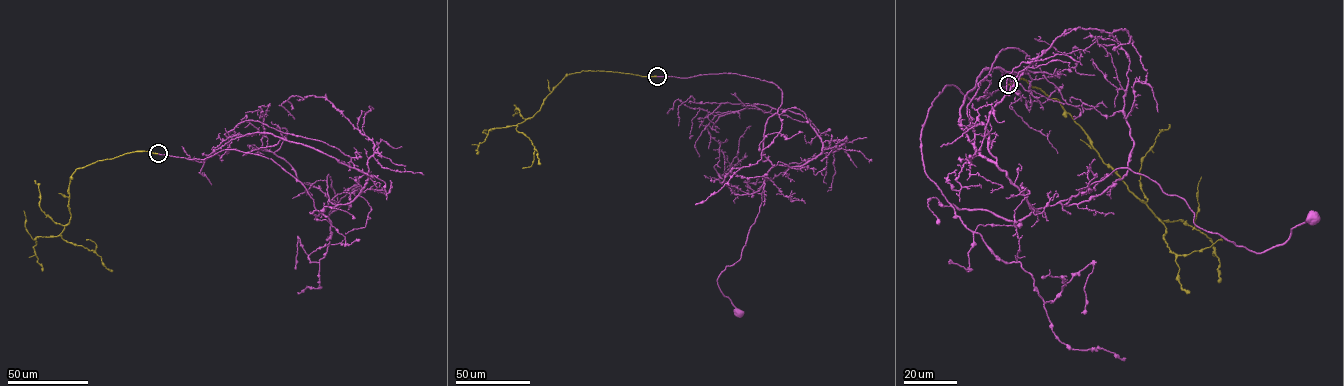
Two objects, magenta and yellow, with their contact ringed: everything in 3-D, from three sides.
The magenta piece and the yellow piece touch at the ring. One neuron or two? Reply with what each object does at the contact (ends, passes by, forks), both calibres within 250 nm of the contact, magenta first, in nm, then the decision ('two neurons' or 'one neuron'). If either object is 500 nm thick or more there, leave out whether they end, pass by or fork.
magenta ends; yellow ends; calibres 220 and 360 nm; one neuron

